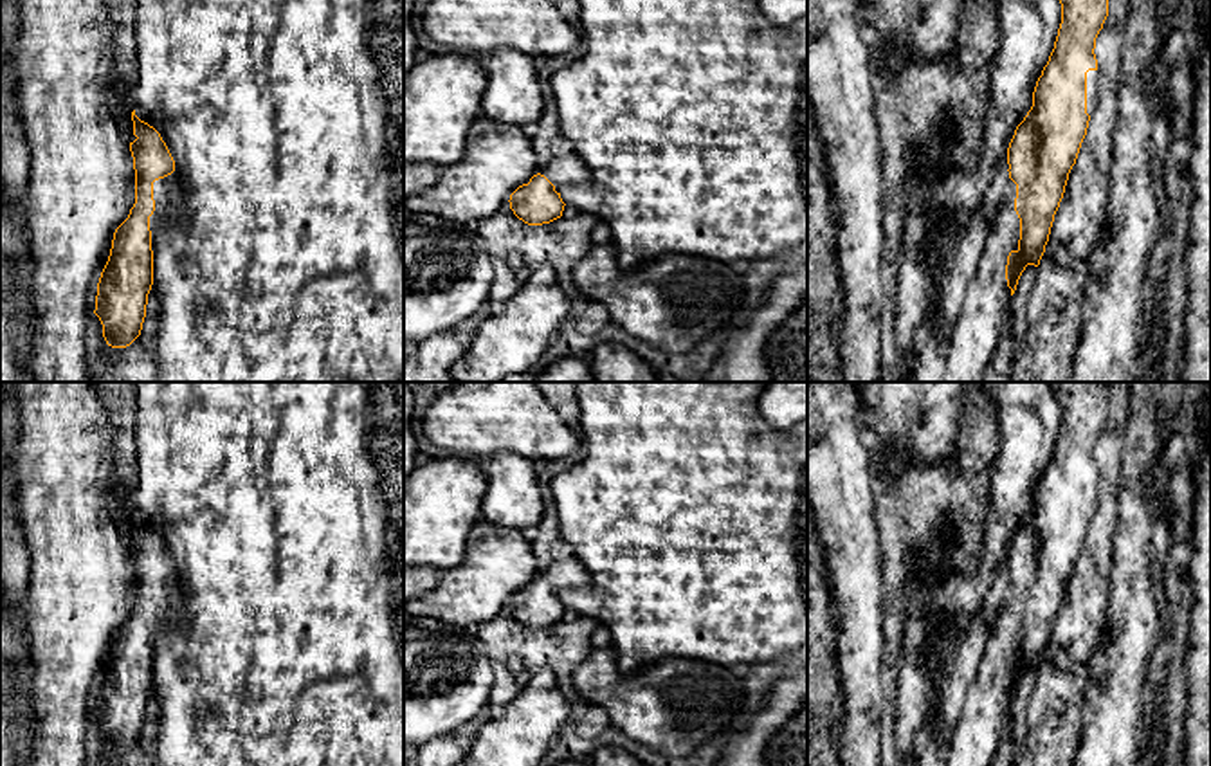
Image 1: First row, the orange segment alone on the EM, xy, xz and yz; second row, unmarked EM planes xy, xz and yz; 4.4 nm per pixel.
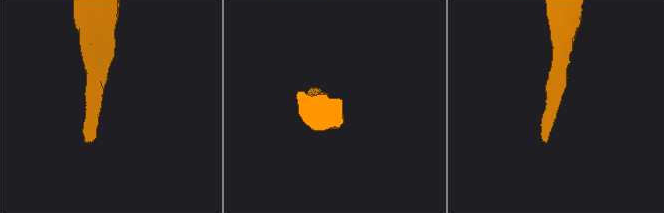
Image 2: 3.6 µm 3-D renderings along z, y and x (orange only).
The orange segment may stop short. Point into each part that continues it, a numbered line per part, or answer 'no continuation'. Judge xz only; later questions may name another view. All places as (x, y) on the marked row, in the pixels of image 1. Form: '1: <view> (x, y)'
1: xz (561, 172)

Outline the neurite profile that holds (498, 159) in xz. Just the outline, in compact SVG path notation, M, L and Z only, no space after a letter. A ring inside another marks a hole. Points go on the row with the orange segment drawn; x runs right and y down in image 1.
M481 115L470 128L463 157L442 168L432 187L407 196L404 207L474 225L497 214L539 168L532 139L521 126L503 126Z

